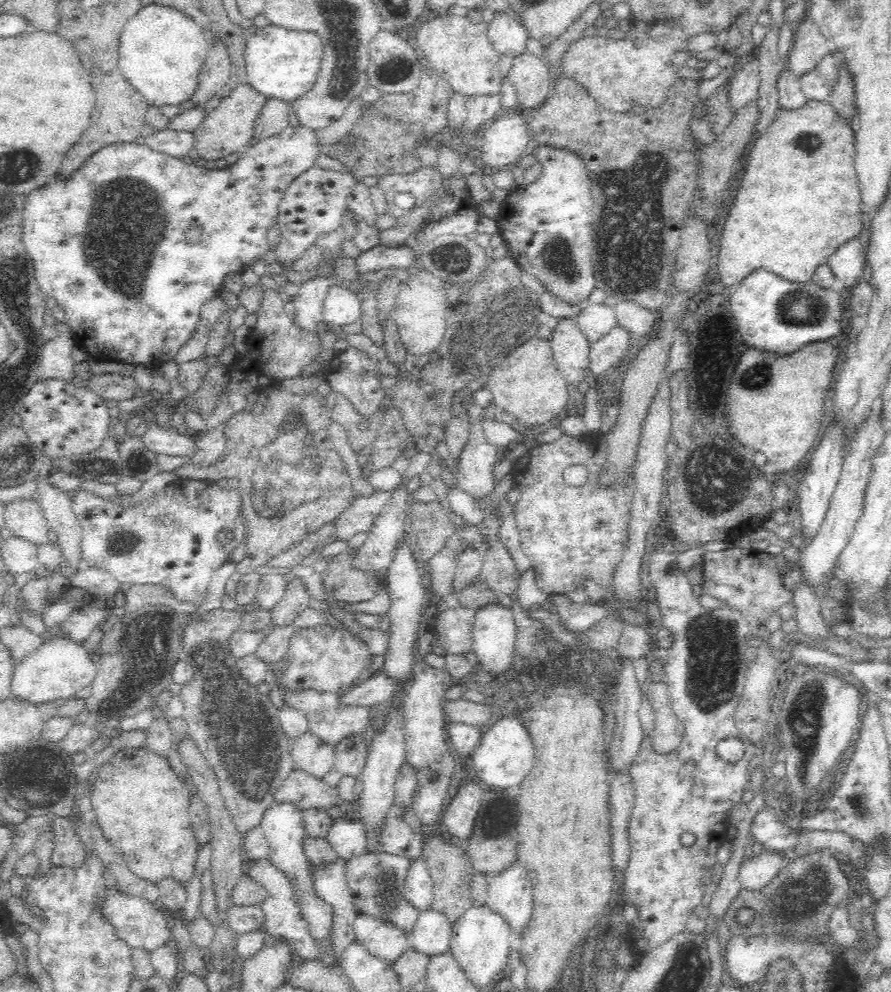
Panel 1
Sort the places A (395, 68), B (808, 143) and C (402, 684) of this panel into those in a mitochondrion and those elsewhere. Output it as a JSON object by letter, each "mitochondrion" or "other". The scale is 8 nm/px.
{"A":"mitochondrion","B":"mitochondrion","C":"other"}

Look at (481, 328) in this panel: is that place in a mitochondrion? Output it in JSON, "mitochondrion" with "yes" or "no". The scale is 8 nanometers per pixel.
{"mitochondrion":"yes"}

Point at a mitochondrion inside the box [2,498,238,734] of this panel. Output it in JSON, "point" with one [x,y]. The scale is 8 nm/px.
{"point":[141,658]}

